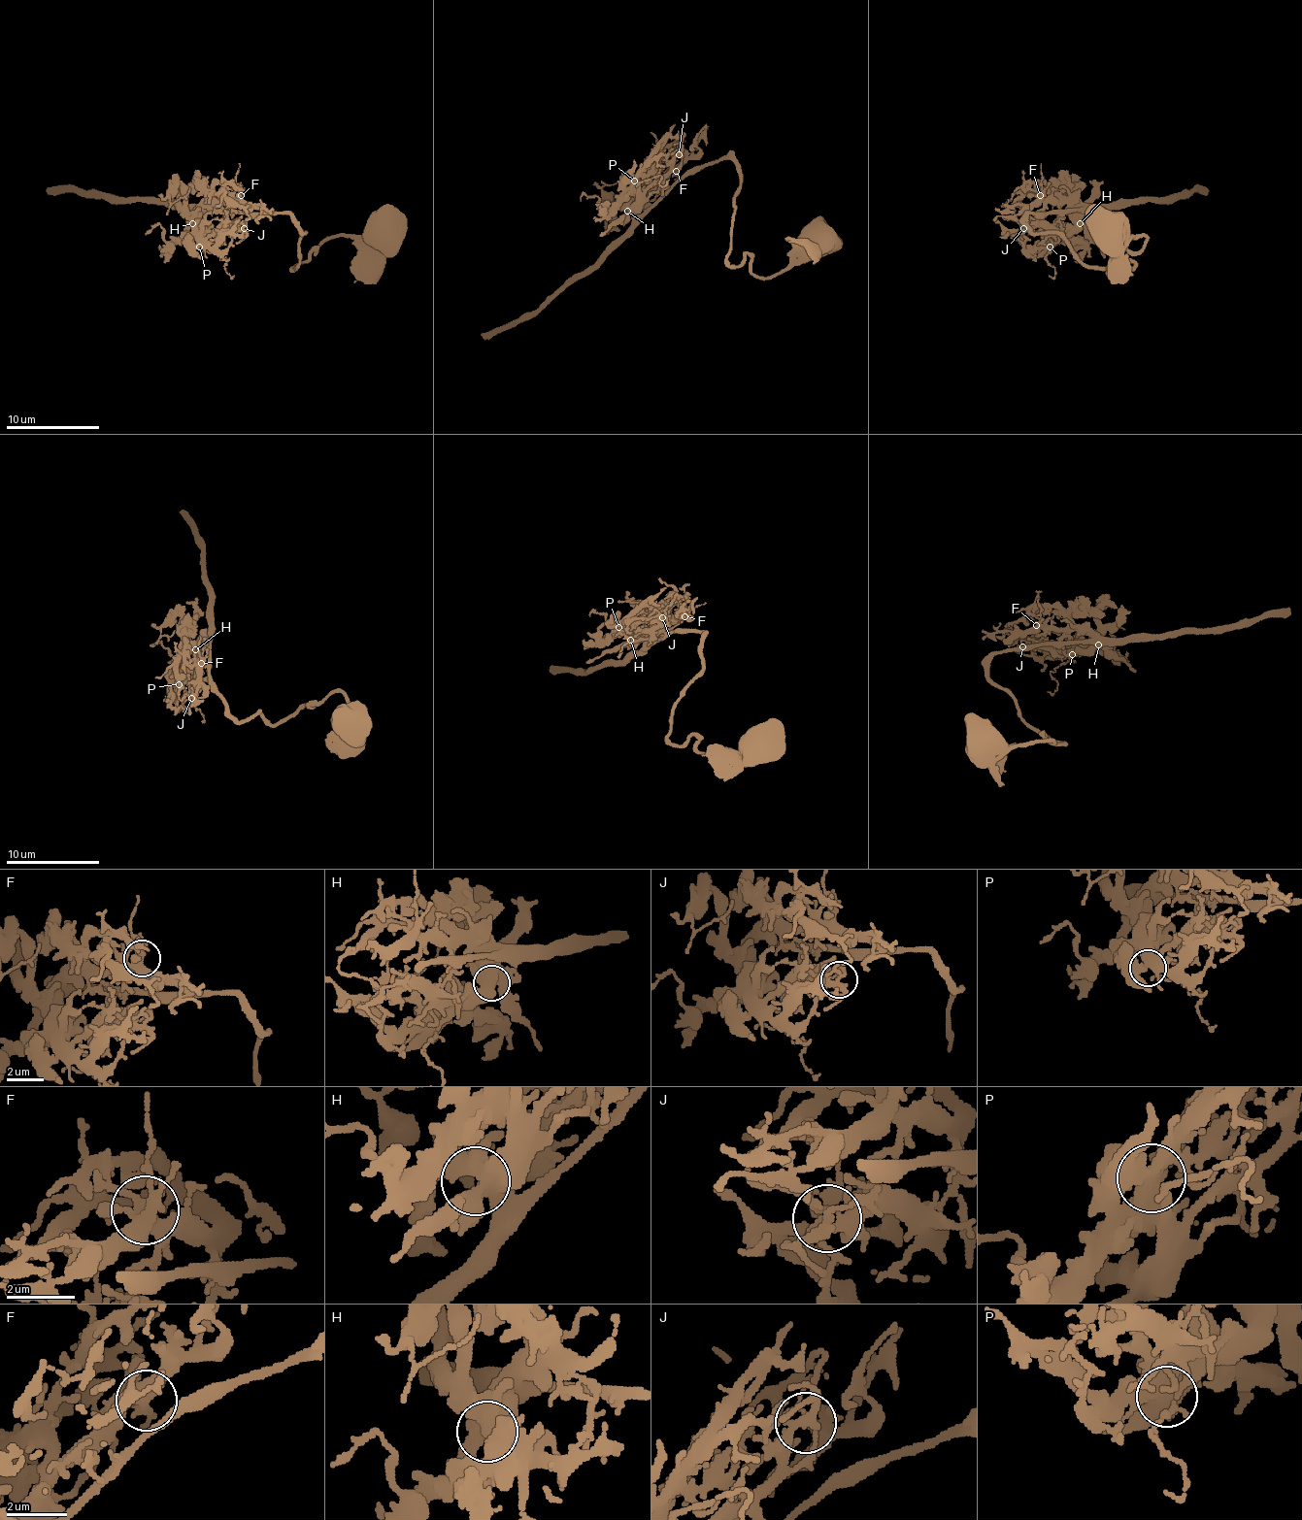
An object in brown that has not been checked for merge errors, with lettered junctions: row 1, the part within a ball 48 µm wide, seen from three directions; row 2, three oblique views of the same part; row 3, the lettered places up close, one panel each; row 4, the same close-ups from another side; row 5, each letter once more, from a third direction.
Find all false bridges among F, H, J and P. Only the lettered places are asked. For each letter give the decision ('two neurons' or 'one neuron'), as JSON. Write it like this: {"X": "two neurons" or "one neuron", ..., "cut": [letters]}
{"F": "one neuron", "H": "one neuron", "J": "one neuron", "P": "one neuron", "cut": []}

